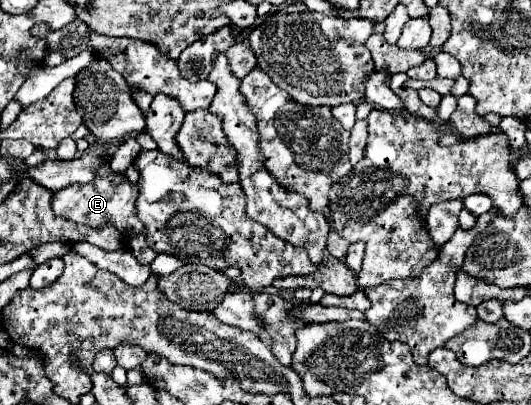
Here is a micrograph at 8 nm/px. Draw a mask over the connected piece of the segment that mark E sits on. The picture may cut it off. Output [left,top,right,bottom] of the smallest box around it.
[53,165,157,265]

